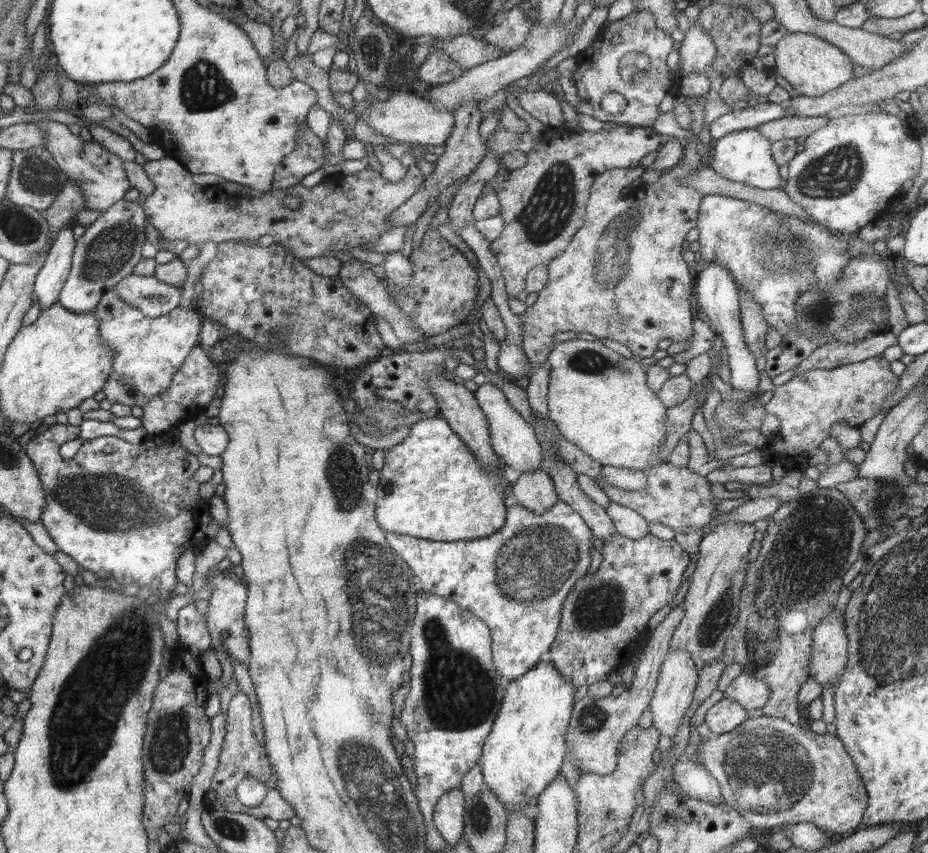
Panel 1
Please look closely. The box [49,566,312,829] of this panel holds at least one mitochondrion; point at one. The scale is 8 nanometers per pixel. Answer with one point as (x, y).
(170, 738)

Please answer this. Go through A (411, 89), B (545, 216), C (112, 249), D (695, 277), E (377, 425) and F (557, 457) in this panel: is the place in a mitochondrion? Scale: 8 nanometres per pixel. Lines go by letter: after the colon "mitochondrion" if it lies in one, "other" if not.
A: other
B: mitochondrion
C: mitochondrion
D: other
E: mitochondrion
F: other

